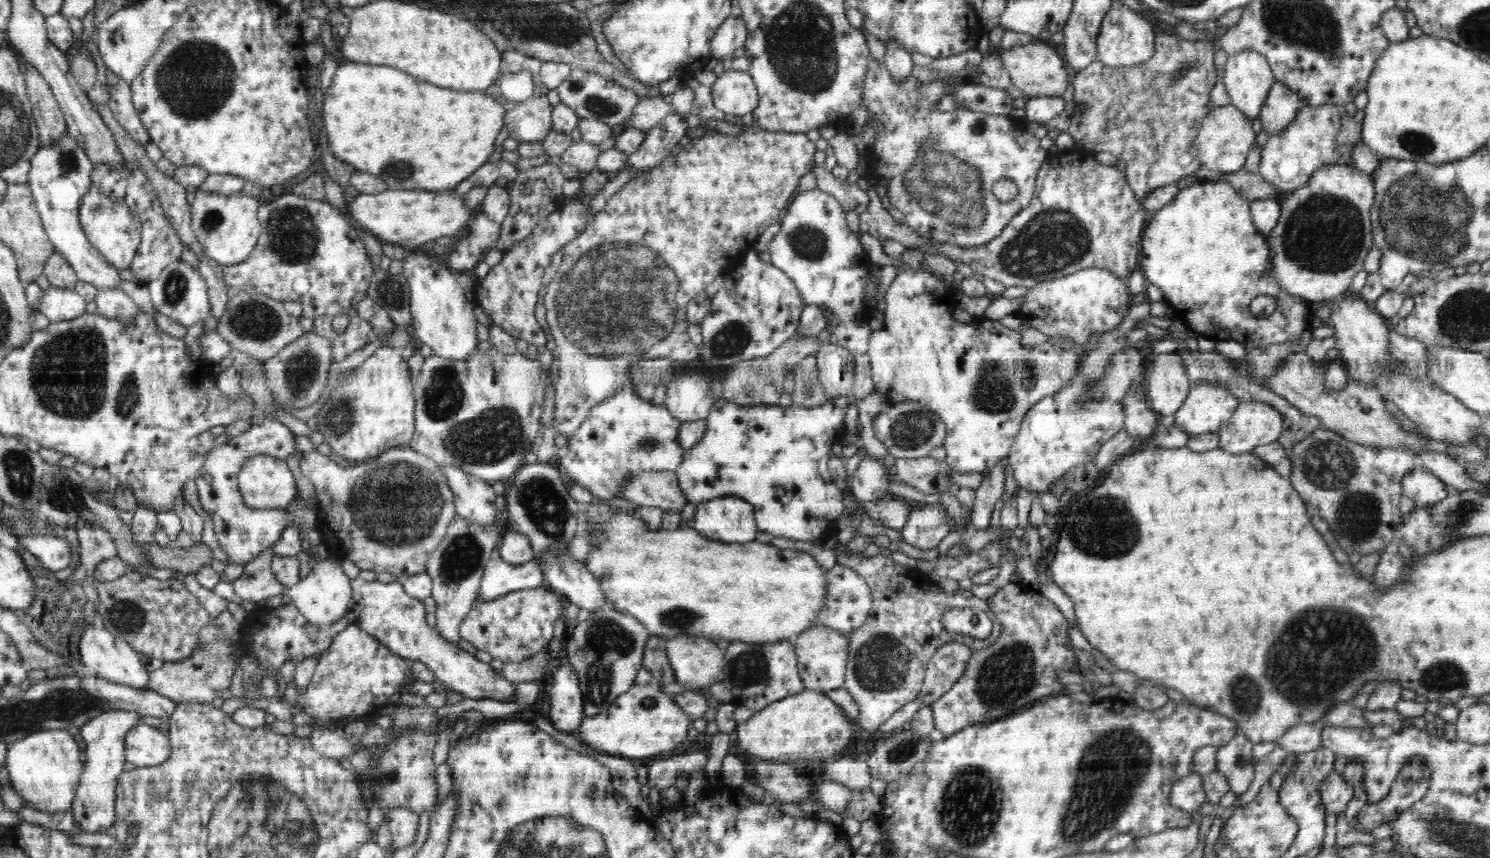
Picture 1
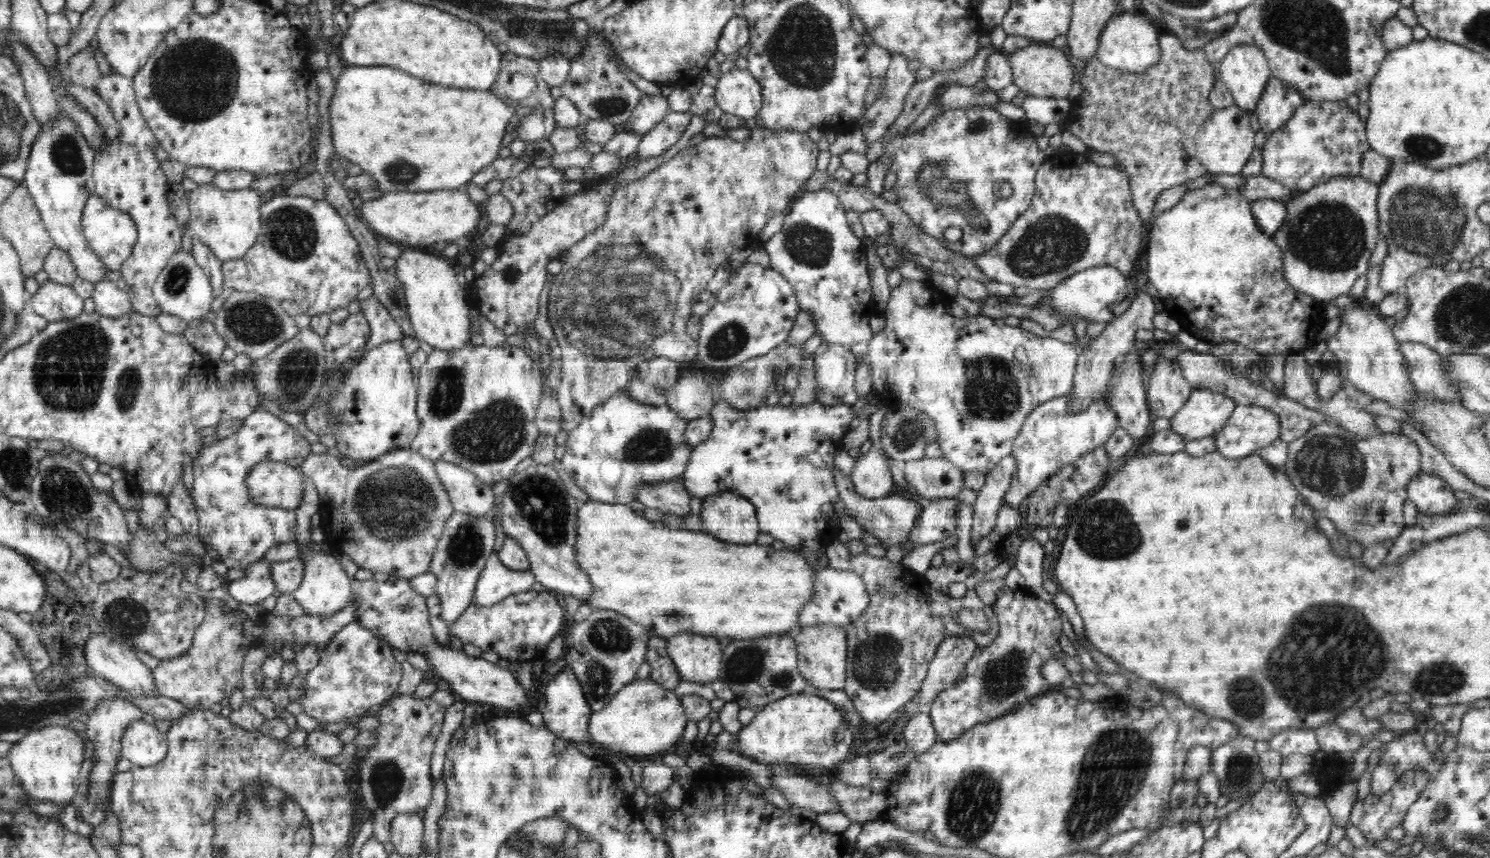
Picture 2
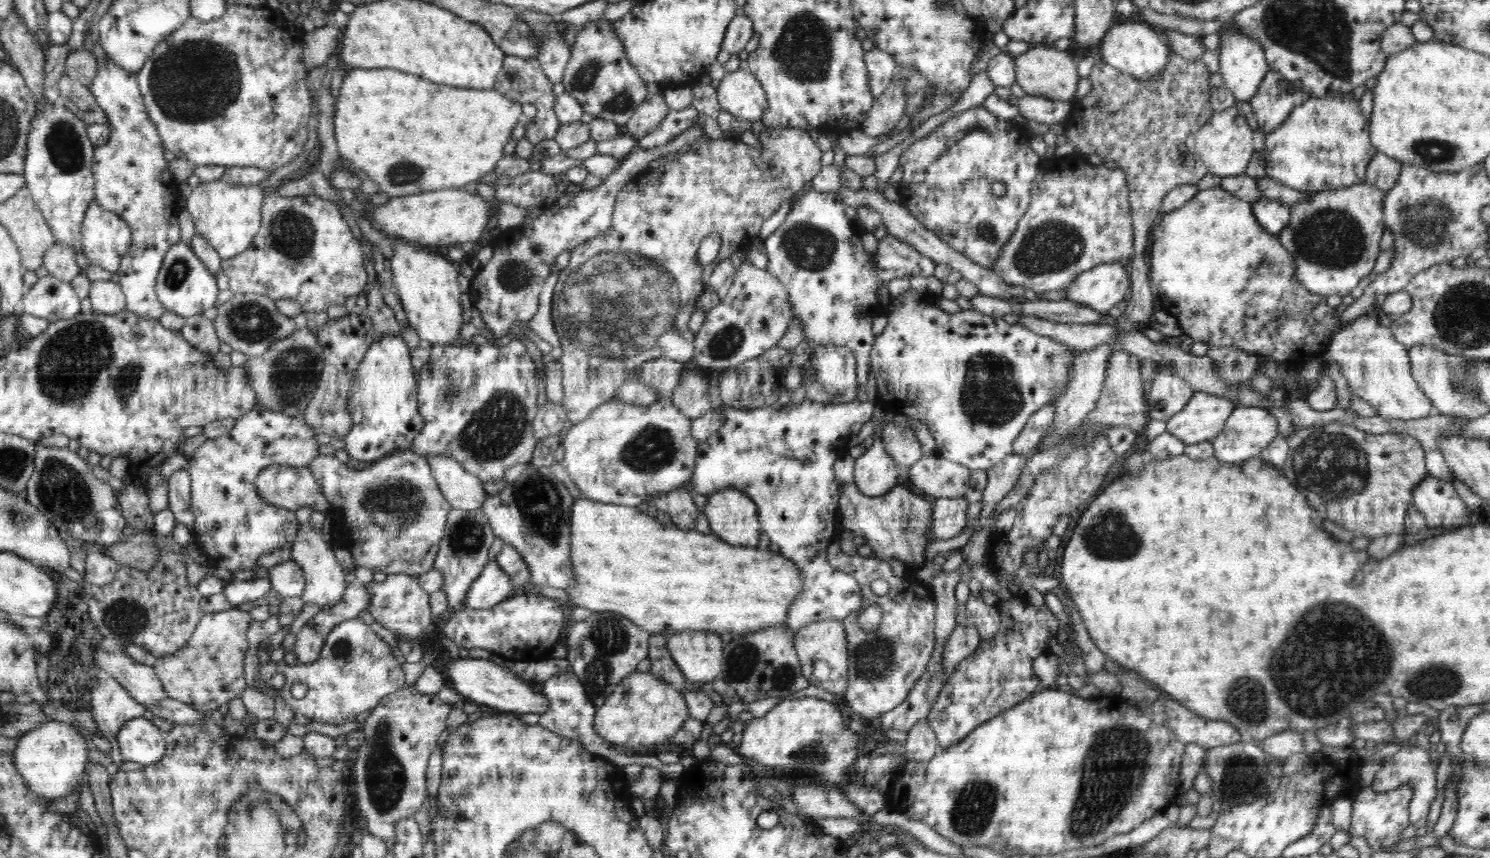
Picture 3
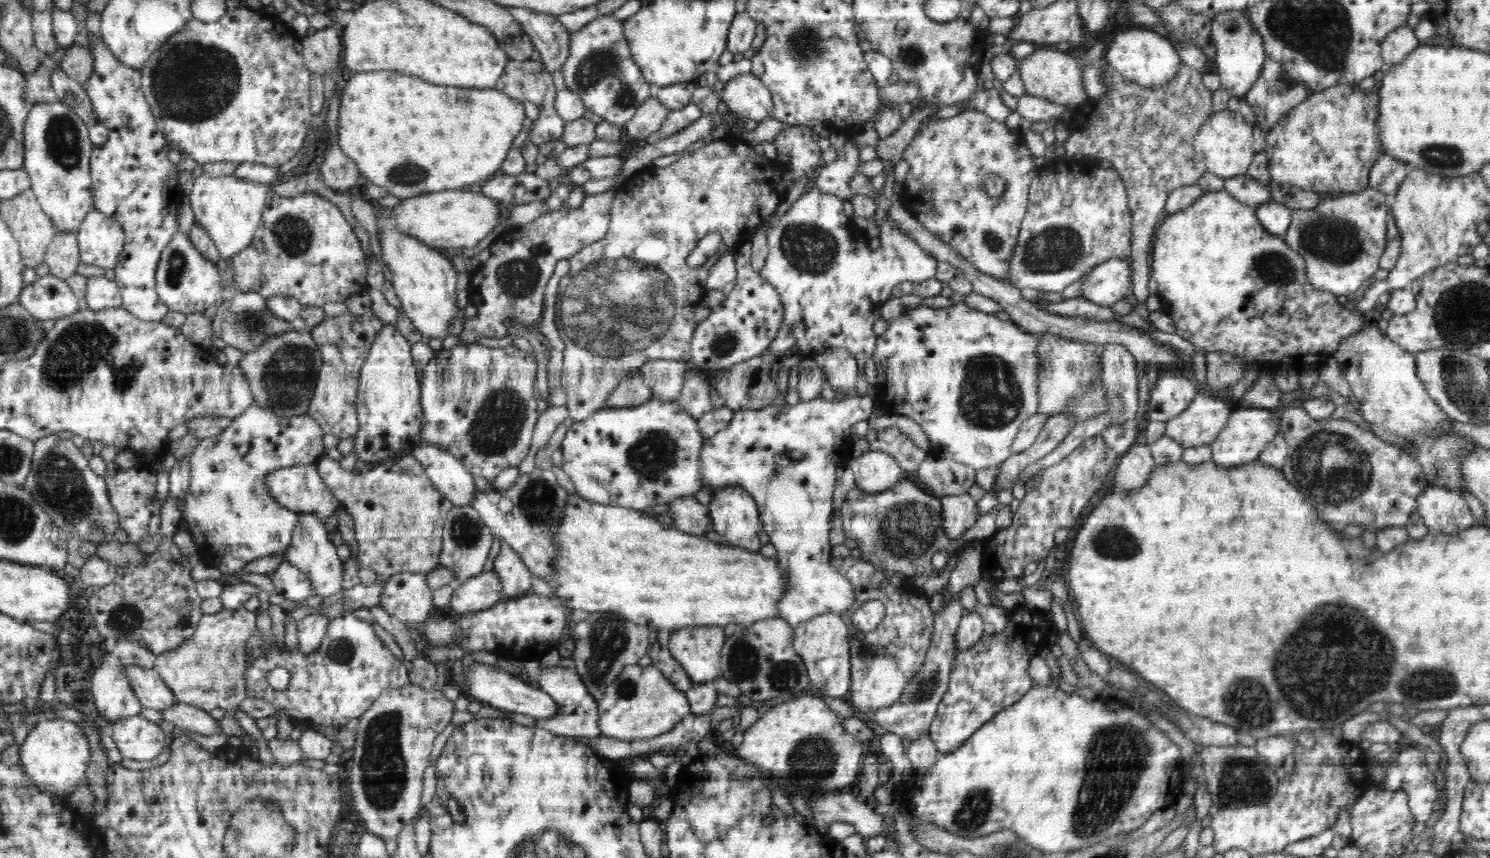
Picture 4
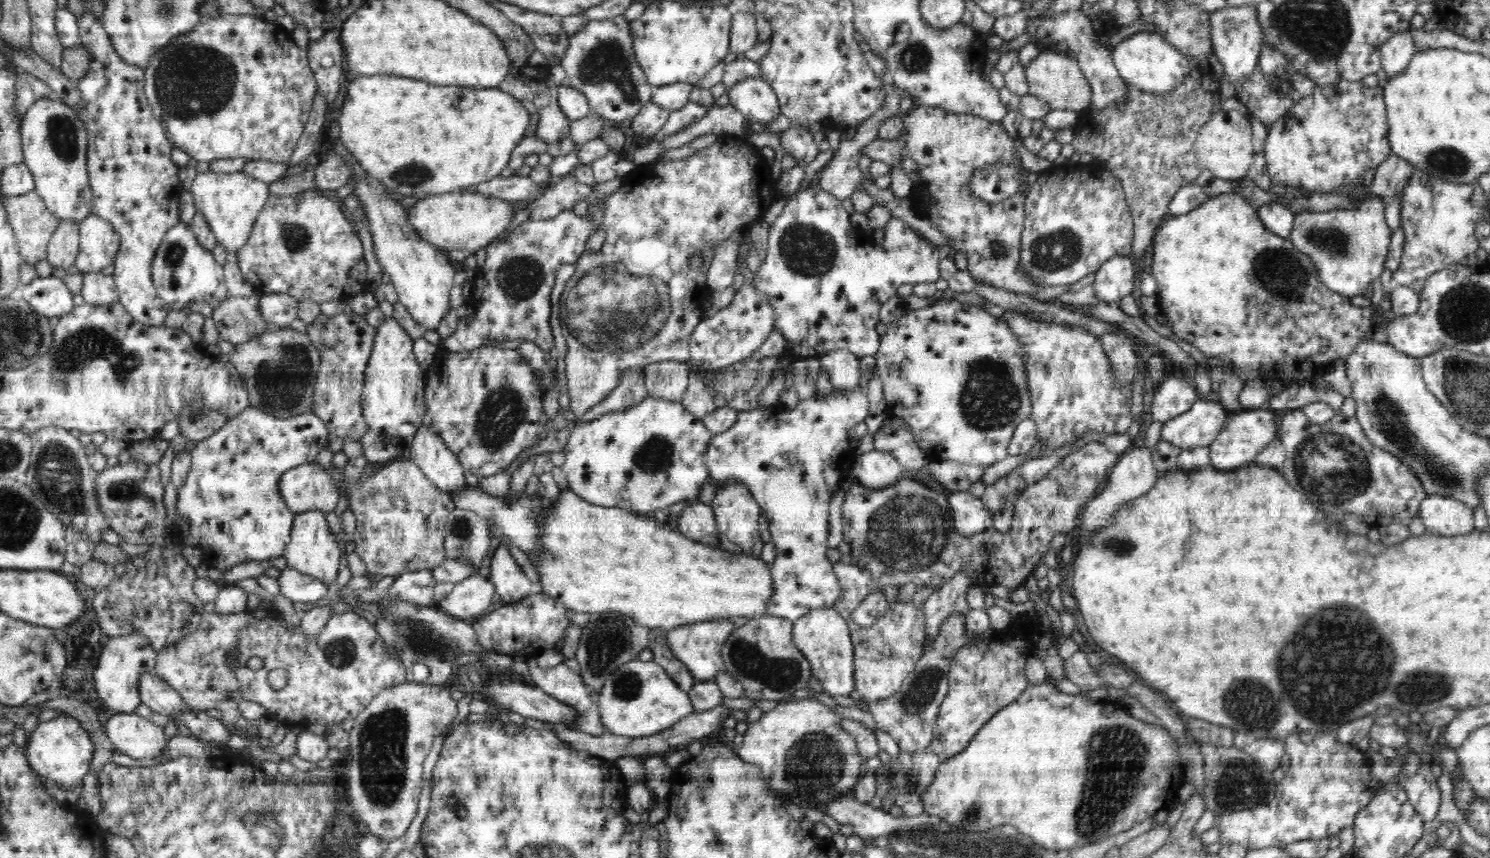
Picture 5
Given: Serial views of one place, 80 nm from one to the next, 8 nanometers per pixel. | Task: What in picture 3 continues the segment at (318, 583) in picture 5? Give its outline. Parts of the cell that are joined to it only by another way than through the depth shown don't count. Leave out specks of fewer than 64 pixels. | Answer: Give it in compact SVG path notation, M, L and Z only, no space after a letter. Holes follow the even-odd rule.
M291 558L269 568L272 591L278 598L296 597L302 594L306 582L303 570Z

